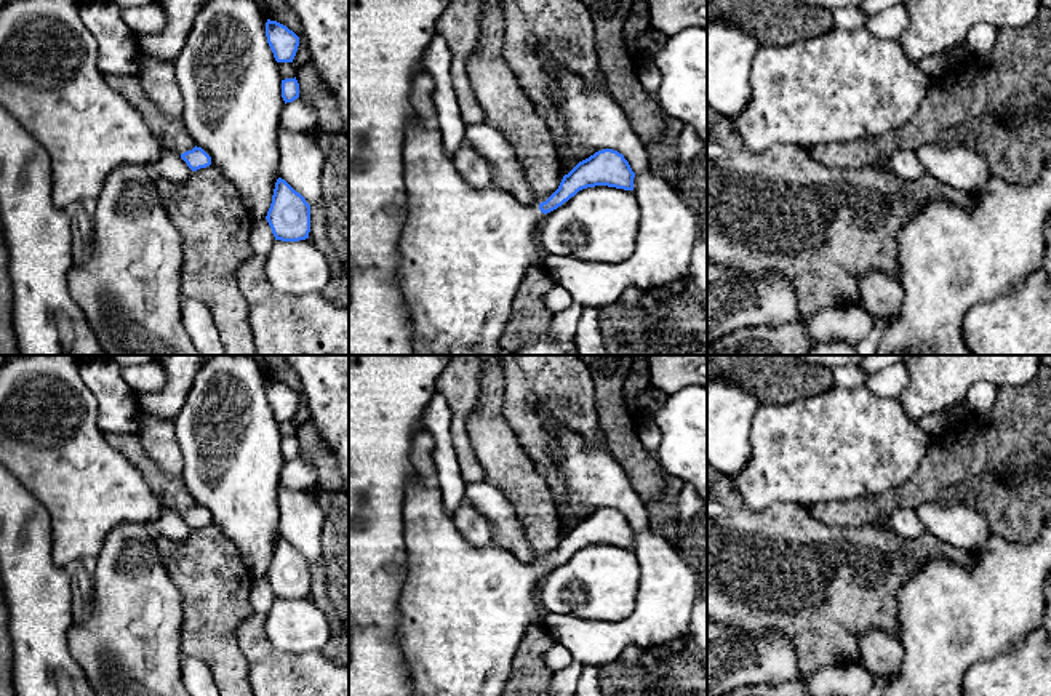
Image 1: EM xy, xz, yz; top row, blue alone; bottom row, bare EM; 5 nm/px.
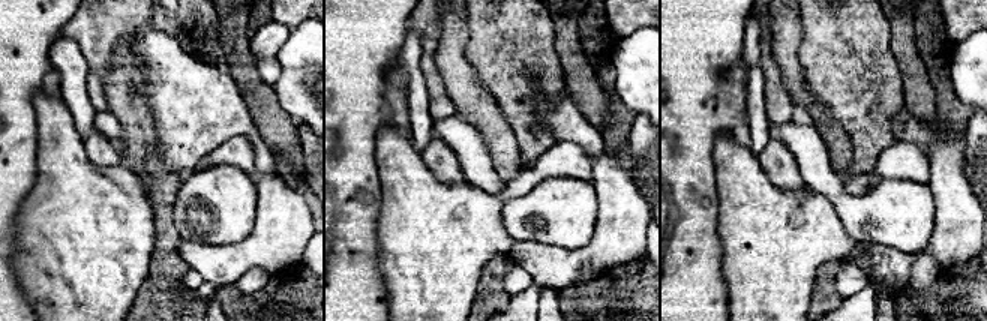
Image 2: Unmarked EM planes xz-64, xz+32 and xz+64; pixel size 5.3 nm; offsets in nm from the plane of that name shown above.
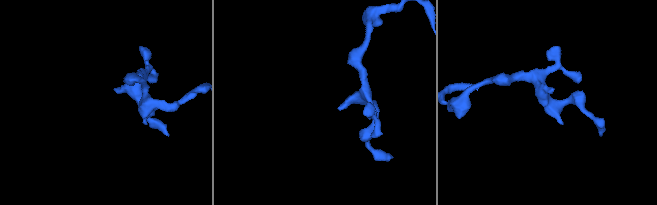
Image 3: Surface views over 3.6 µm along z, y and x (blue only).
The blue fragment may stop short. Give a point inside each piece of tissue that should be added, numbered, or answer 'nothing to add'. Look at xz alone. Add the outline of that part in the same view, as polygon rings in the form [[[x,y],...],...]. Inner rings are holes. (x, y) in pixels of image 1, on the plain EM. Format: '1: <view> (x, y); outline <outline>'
1: xz (463, 610); outline [[[416,474],[405,490],[403,538],[406,565],[398,595],[397,640],[410,672],[411,696],[502,696],[520,640],[531,624],[544,622],[547,614],[536,603],[536,584],[542,576],[539,565],[520,562],[496,542],[472,546],[446,514],[438,486]]]

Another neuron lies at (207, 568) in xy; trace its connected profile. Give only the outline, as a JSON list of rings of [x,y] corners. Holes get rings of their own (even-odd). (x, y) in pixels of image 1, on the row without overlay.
[[[213,523],[192,530],[182,539],[155,534],[165,570],[182,597],[182,656],[203,661],[221,696],[254,696],[250,666],[237,643],[237,627],[254,613],[250,592],[253,576],[242,562],[237,546]]]

